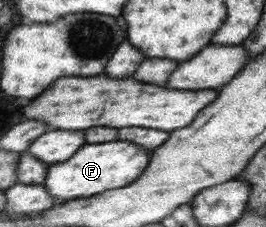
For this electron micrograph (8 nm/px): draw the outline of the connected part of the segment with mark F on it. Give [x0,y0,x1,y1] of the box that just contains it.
[45,141,149,203]

